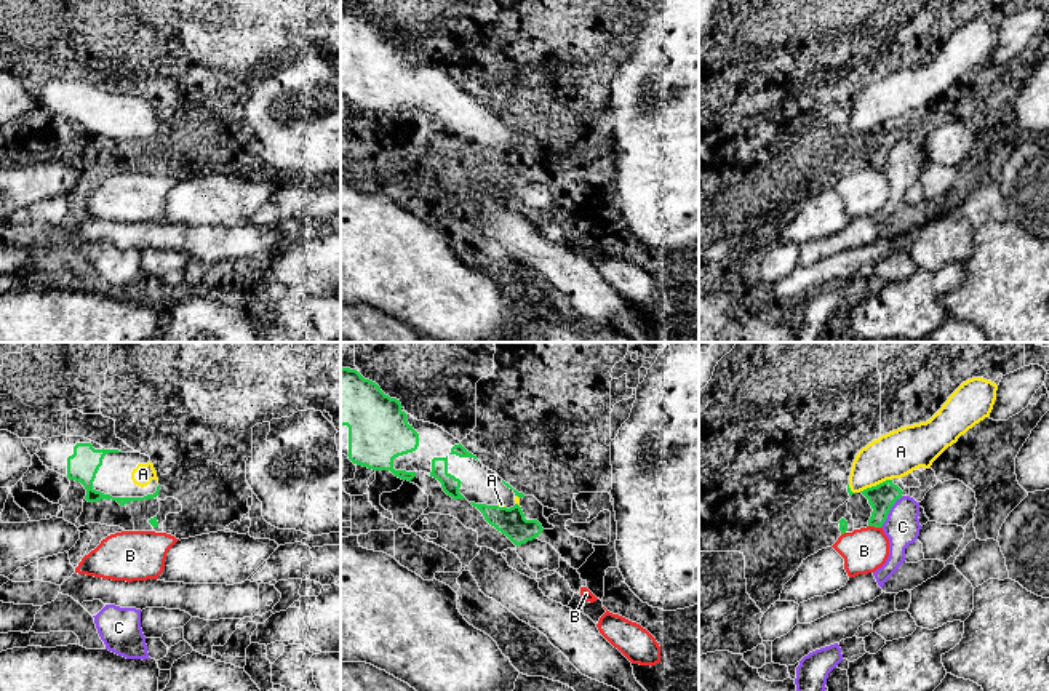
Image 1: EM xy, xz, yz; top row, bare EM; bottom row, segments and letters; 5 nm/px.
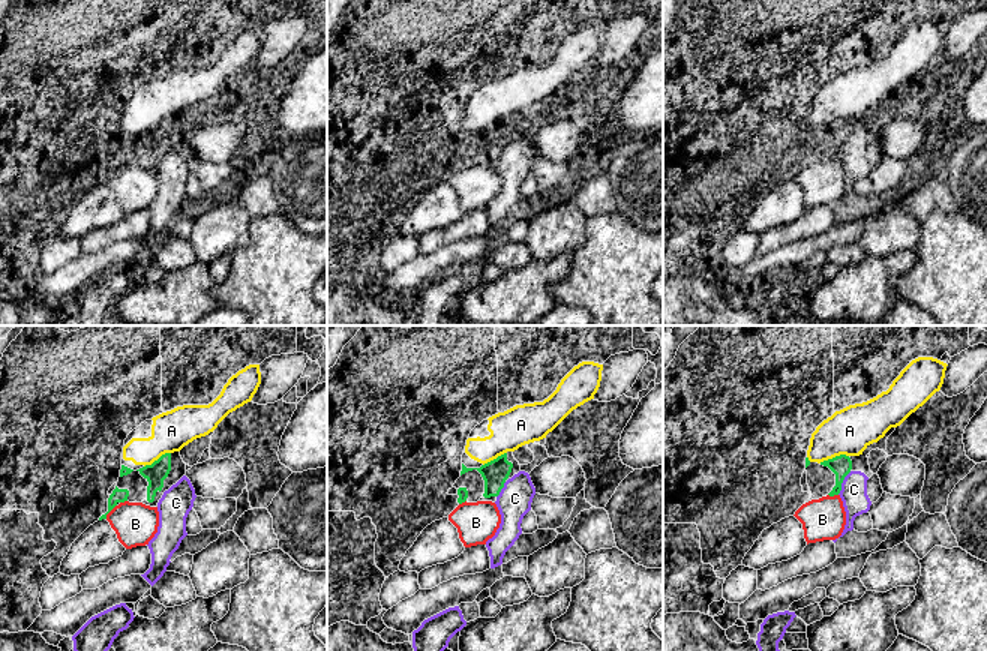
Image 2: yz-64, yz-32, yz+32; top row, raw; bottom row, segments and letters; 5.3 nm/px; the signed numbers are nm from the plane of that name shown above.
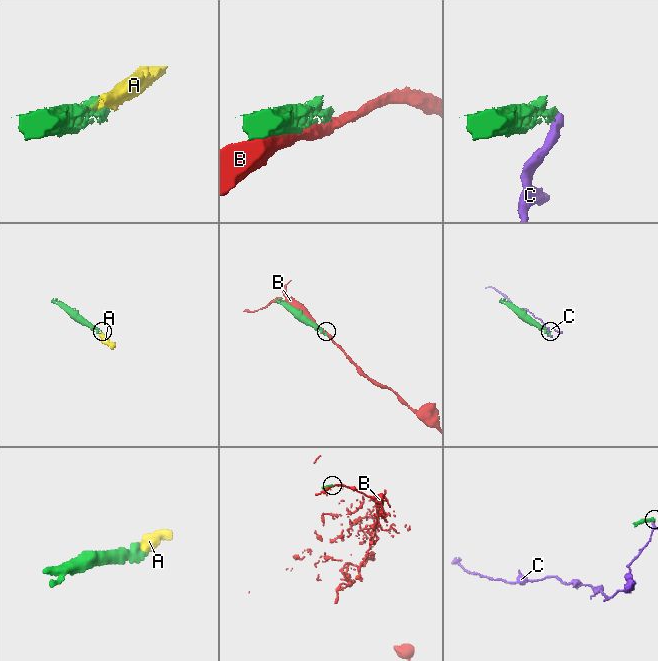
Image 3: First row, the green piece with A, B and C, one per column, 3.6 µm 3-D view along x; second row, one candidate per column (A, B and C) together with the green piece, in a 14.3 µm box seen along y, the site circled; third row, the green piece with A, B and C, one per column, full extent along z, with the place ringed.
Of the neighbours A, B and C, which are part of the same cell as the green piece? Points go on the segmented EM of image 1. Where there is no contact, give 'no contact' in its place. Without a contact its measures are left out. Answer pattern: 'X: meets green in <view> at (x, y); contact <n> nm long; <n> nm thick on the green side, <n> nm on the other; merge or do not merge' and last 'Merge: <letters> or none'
A: meets green in yz at (877, 485); contact 180 nm long; 140 nm thick on the green side, 220 nm on the other; merge
B: meets green in yz at (875, 527); contact 70 nm long; 140 nm thick on the green side, 220 nm on the other; do not merge
C: meets green in yz at (889, 509); contact 200 nm long; 140 nm thick on the green side, 180 nm on the other; do not merge
Merge: A

